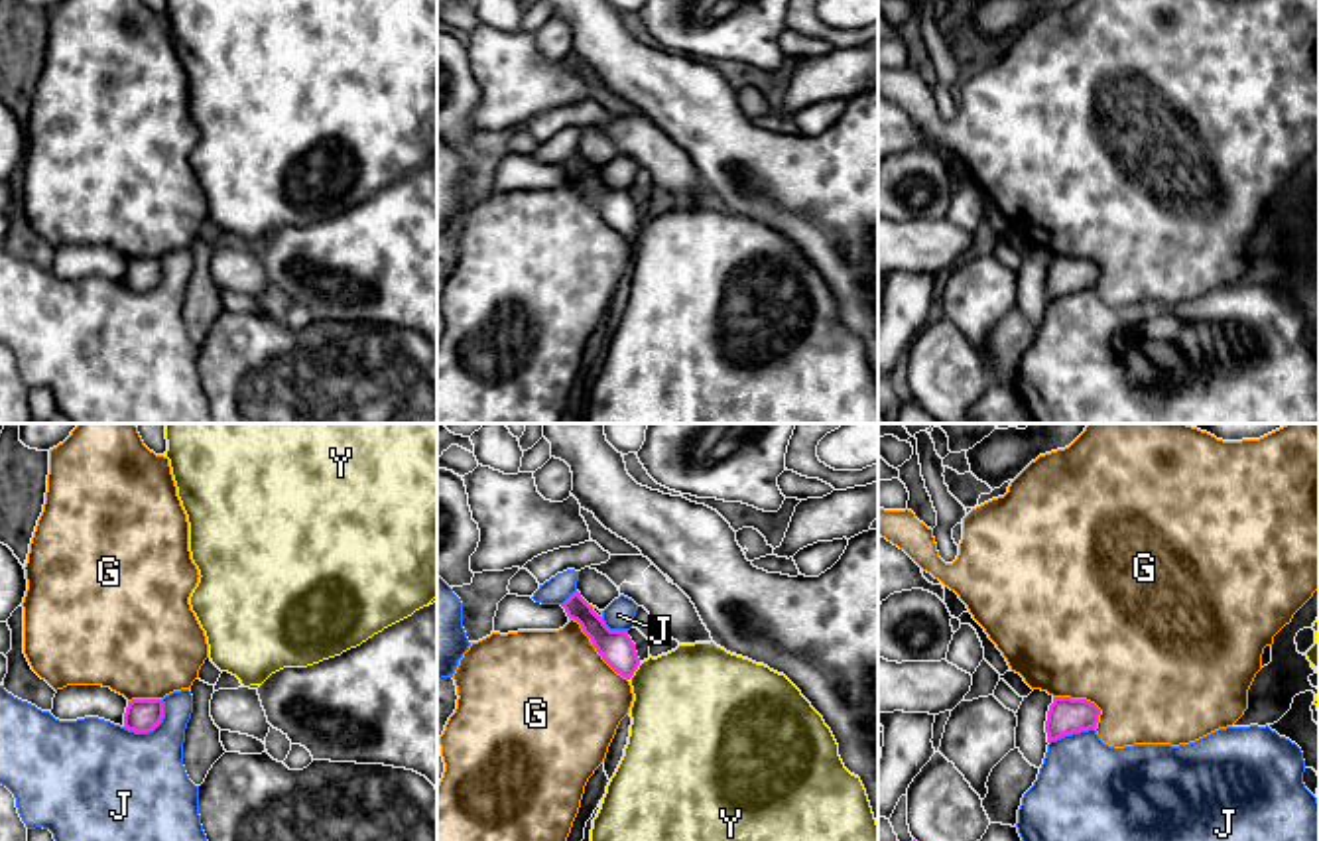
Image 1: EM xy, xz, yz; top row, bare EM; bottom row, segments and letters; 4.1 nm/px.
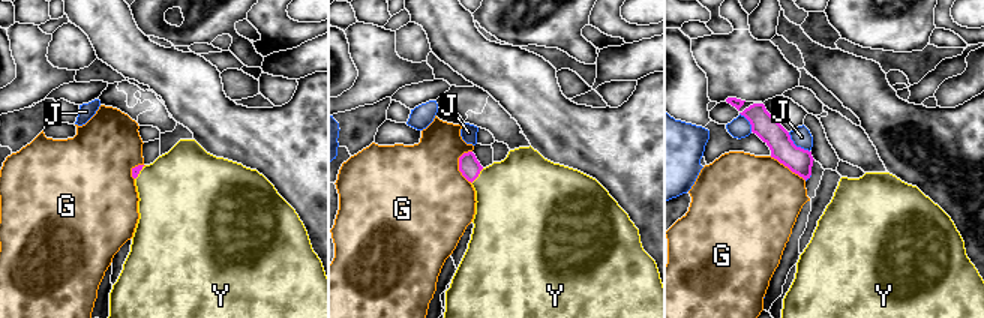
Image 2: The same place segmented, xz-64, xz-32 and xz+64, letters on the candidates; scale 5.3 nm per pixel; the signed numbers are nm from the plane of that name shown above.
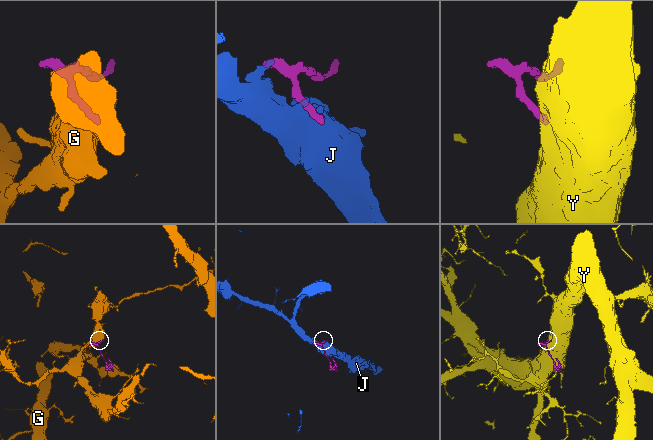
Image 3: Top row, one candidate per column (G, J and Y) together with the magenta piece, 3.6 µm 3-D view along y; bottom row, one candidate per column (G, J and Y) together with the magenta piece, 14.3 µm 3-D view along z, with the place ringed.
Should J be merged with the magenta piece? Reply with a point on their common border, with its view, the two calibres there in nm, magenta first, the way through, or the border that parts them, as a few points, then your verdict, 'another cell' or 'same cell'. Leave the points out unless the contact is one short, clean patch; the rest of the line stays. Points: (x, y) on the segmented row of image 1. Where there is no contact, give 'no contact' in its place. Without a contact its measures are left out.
xy (150, 729) | 140/440 nm | another cell

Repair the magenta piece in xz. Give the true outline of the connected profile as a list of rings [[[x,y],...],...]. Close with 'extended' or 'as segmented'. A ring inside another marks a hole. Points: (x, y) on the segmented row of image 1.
[[[575,591],[563,605],[569,618],[577,620],[591,638],[602,660],[632,685],[634,701],[630,707],[630,737],[624,756],[606,786],[600,809],[593,819],[591,841],[878,841],[866,790],[858,776],[850,774],[841,756],[839,744],[823,717],[811,707],[801,691],[784,676],[764,664],[726,652],[711,642],[679,644],[675,650],[658,658],[640,660],[628,630],[610,630],[602,616]]]; extended

